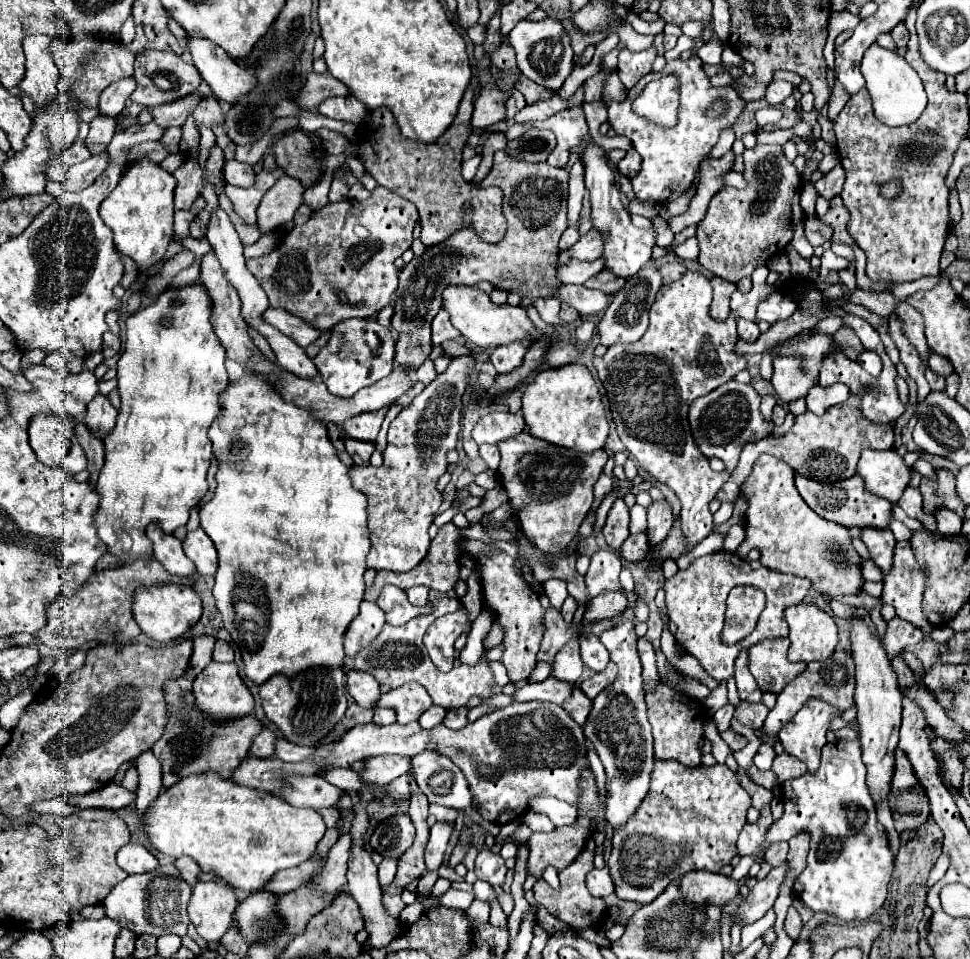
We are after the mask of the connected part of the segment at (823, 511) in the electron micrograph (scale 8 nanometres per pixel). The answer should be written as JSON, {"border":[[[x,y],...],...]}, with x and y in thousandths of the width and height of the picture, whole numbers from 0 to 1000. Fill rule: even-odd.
{"border":[[[820,495],[820,506],[824,510],[824,516],[828,518],[828,522],[848,541],[865,545],[869,550],[900,550],[900,552],[914,552],[916,543],[919,543],[919,535],[921,535],[921,527],[919,522],[910,520],[910,518],[902,518],[900,514],[894,514],[890,499],[886,495],[865,502],[865,504],[844,504],[838,499],[832,499],[828,495]]]}

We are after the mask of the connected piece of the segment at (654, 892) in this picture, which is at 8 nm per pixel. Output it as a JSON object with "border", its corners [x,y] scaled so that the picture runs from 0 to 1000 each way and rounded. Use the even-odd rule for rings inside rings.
{"border":[[[675,791],[675,802],[671,804],[671,821],[667,831],[659,837],[659,844],[642,864],[632,867],[630,889],[626,894],[626,904],[630,908],[634,931],[638,937],[655,942],[671,942],[684,927],[706,912],[708,908],[733,908],[739,910],[747,900],[760,892],[760,873],[768,860],[770,844],[774,842],[774,831],[762,819],[760,808],[749,798],[733,800],[706,800],[700,794]]]}

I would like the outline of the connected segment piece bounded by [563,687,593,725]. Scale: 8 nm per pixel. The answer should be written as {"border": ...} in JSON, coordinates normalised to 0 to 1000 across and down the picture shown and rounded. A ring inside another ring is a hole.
{"border":[[[597,716],[589,723],[589,727],[580,733],[580,739],[591,748],[591,752],[595,752],[597,756],[603,756],[603,752],[605,752],[605,746],[607,746],[607,741],[609,741],[609,729],[605,729],[599,721],[597,721]]]}

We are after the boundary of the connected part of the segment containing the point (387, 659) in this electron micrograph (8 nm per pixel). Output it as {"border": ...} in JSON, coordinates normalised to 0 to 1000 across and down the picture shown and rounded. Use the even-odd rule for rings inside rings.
{"border":[[[455,623],[455,625],[444,627],[444,631],[446,631],[446,639],[444,641],[428,643],[428,645],[424,645],[422,650],[418,650],[413,654],[397,652],[393,662],[380,675],[376,675],[368,685],[356,687],[356,693],[360,698],[372,698],[372,700],[382,702],[393,714],[401,714],[403,718],[409,718],[409,716],[418,714],[420,710],[430,710],[430,712],[434,712],[440,718],[442,727],[446,729],[446,735],[453,735],[457,739],[477,737],[477,735],[481,735],[481,731],[488,725],[494,725],[498,729],[508,727],[510,708],[508,708],[508,702],[504,698],[504,687],[500,683],[494,687],[492,693],[482,694],[476,692],[468,696],[467,700],[463,700],[463,702],[457,702],[448,693],[444,693],[444,687],[442,687],[440,677],[436,673],[436,662],[438,662],[440,654],[451,643],[475,635],[475,627],[471,623]],[[424,673],[428,673],[428,675],[424,675]]]}

